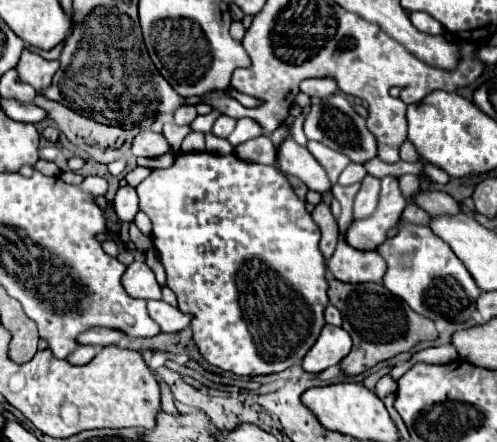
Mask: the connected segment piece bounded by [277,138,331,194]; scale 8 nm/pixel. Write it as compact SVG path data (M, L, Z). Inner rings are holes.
M287 138L279 146L277 160L285 174L297 176L309 190L315 190L319 194L331 192L331 182L323 166L313 158L313 154L305 146L299 146L293 138Z

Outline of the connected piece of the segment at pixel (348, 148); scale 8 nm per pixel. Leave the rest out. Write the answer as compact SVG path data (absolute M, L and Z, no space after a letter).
M341 94L329 96L329 98L321 100L319 104L311 106L311 112L305 118L305 136L309 140L317 140L317 142L345 154L351 162L357 162L357 164L365 164L365 162L369 162L369 160L373 160L377 156L377 140L367 130L365 118L361 118L353 110L349 100L345 96L341 96Z

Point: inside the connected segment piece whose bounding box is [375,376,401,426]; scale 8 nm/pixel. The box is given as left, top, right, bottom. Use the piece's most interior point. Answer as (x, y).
(385, 389)

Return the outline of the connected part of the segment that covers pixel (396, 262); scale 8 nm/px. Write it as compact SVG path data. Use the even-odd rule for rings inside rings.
M397 222L399 232L393 238L387 238L377 252L387 262L387 274L383 278L383 286L393 292L393 296L405 300L417 314L425 314L429 320L449 320L449 322L465 322L475 312L475 302L481 294L477 284L473 282L467 268L453 256L453 250L433 236L427 226L417 226L411 222Z

